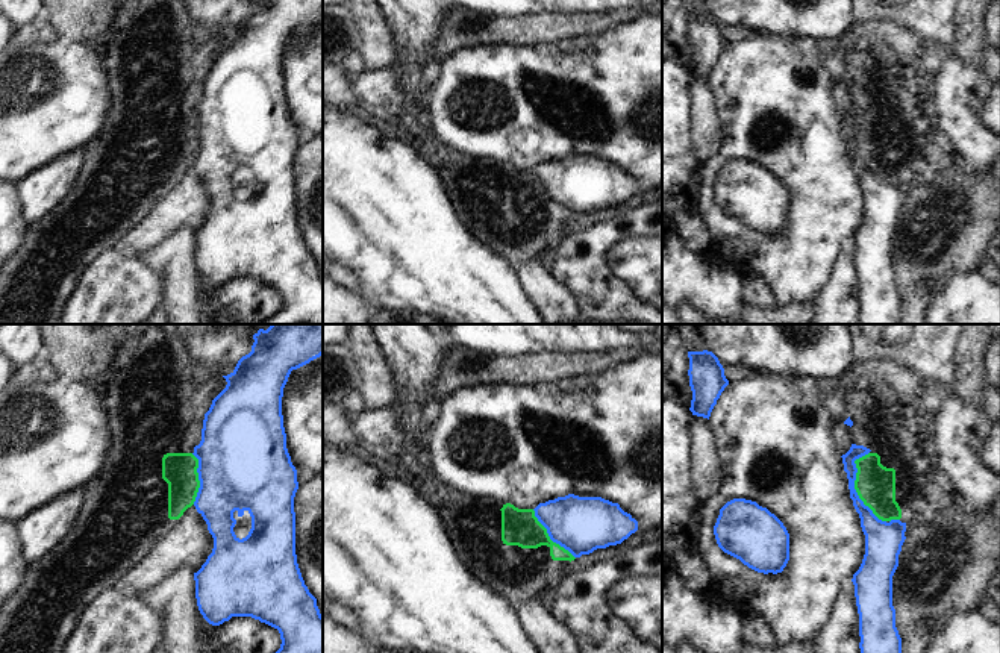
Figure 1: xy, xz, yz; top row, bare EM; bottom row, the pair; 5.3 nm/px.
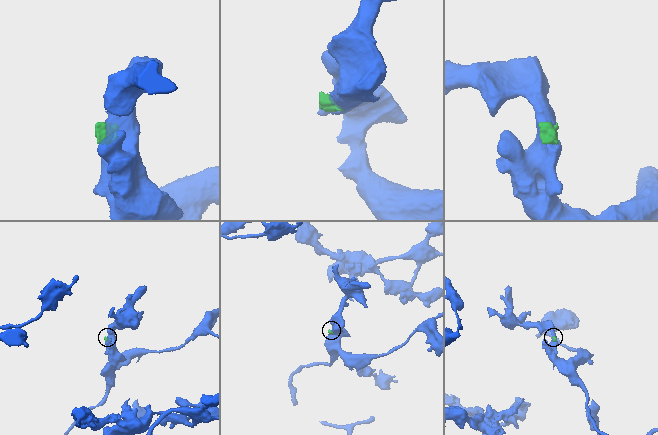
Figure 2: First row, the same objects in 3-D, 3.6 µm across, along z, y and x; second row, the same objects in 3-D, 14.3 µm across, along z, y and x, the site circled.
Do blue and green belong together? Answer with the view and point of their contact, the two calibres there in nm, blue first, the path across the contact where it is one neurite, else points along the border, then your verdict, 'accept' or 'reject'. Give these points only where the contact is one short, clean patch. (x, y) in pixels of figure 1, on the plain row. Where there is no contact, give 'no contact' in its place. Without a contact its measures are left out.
contact yz (853, 147); calibres 120 and 220 nm; way yz (873, 188), (873, 173), (853, 147), (874, 144); accept

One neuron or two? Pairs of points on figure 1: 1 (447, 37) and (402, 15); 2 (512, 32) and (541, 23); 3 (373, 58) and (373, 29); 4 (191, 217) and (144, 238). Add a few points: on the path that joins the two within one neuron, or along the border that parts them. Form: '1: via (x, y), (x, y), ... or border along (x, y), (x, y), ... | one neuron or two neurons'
1: border along (441, 15), (441, 31), (426, 50), (428, 61) | two neurons
2: via (520, 31), (534, 29) | one neuron
3: via (373, 50), (373, 37) | one neuron
4: via (179, 217), (165, 217), (156, 226) | one neuron

